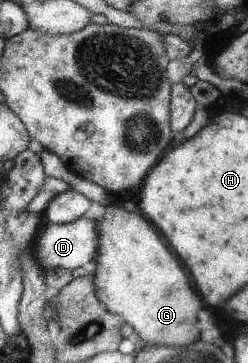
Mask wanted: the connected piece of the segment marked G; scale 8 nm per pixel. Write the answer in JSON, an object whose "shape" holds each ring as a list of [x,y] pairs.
{"shape":[[[120,205],[105,208],[106,212],[98,219],[100,247],[95,271],[100,301],[112,313],[125,318],[135,331],[134,337],[141,338],[146,345],[186,347],[200,341],[198,311],[204,303],[178,257],[174,257],[164,241],[158,241],[160,233],[141,211],[129,212]]]}

